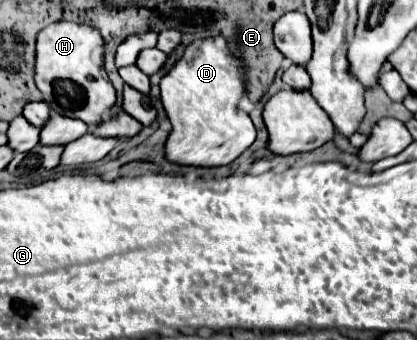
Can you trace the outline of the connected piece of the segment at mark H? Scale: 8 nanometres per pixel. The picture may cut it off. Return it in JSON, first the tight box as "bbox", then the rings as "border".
{"bbox":[35,22,115,126],"border":[[[55,22],[39,32],[37,36],[37,58],[35,58],[35,84],[49,104],[51,112],[79,118],[87,126],[103,122],[105,114],[115,104],[115,88],[103,68],[103,38],[87,26],[75,22]]]}

